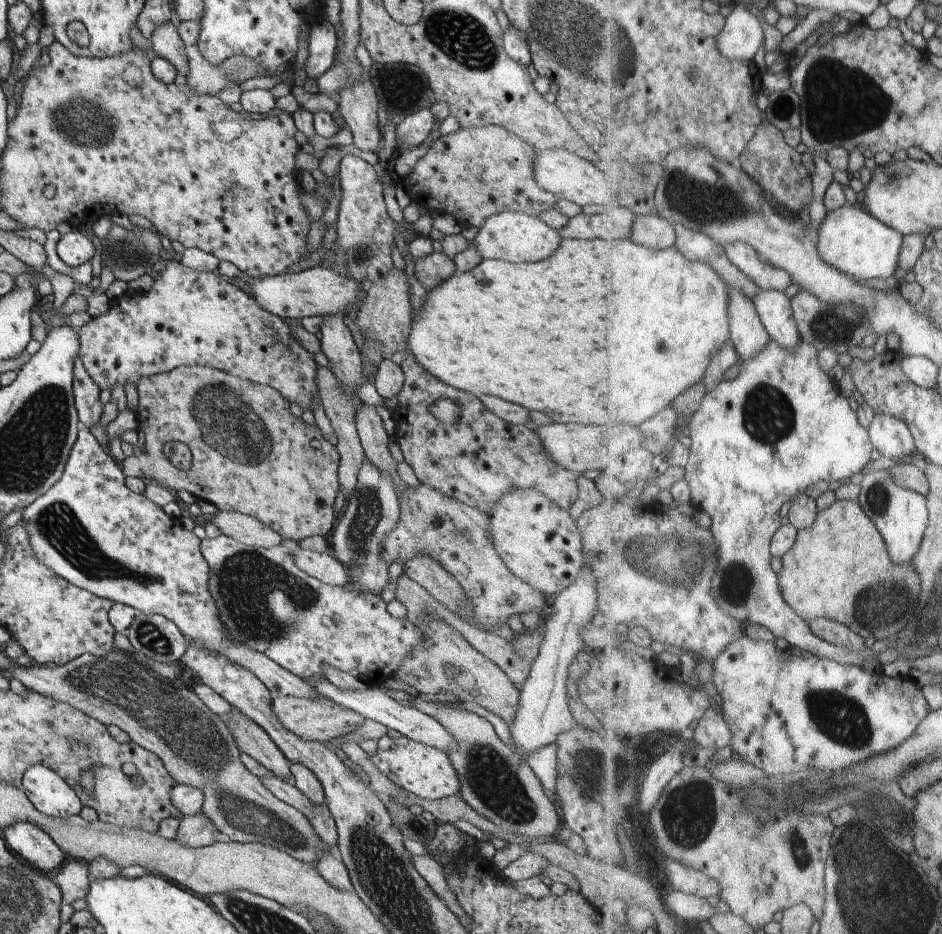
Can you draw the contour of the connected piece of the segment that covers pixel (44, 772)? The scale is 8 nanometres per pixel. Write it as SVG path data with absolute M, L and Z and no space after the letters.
M45 764L30 766L22 776L22 784L28 800L42 814L64 820L80 814L83 804L75 789Z

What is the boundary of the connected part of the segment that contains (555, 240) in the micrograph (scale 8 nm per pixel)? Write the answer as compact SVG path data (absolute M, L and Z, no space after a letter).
M501 212L493 214L479 228L472 241L482 260L505 260L506 262L536 262L550 256L560 246L560 234L542 222L539 216L530 216L524 212Z

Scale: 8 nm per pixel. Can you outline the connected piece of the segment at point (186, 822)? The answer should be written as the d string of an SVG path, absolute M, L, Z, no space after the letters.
M201 812L180 818L180 821L178 836L174 838L178 844L190 848L207 847L216 843L220 836L220 830L214 826L214 822Z

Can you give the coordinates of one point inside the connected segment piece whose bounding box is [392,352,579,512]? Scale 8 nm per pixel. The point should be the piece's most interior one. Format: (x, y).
(475, 460)

